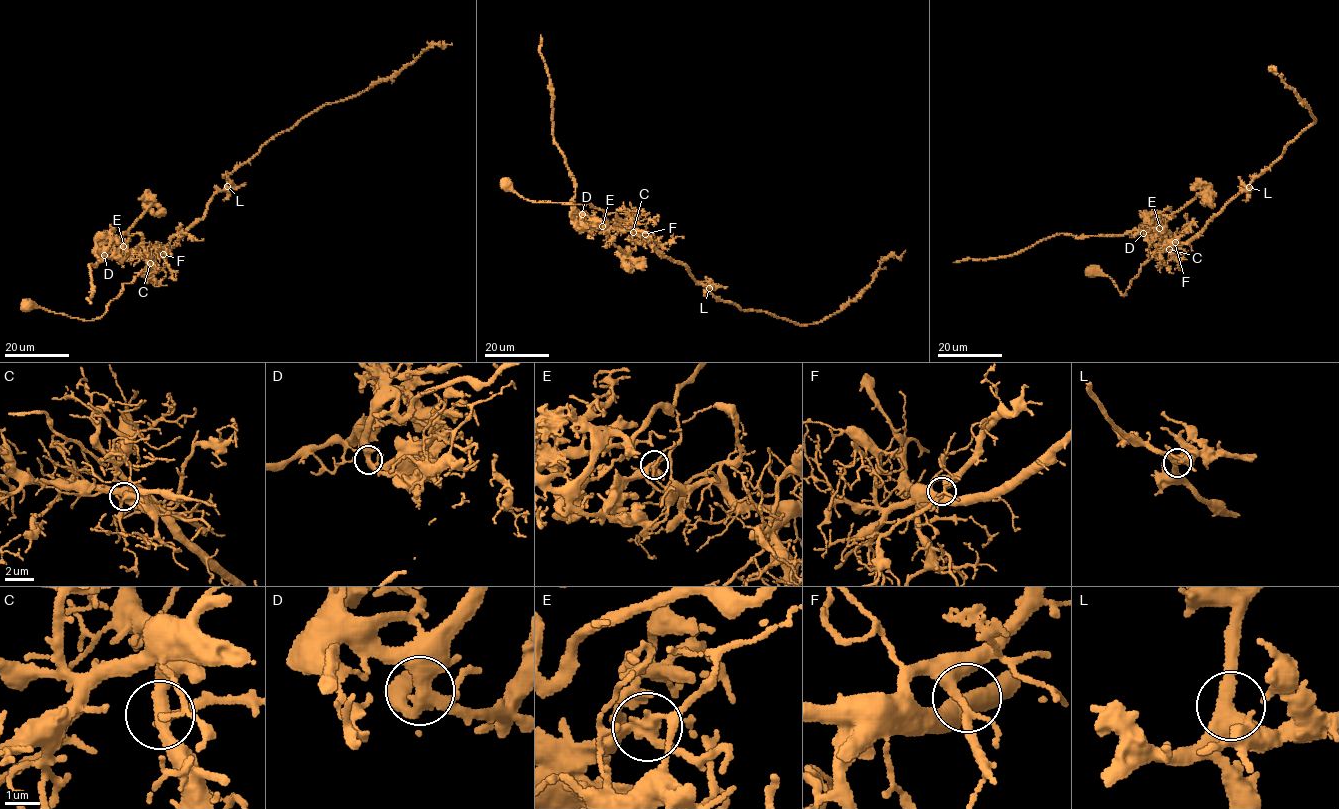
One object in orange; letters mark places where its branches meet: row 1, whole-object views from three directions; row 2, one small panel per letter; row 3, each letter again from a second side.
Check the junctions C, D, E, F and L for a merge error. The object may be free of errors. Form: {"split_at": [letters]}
{"split_at": ["E"]}

